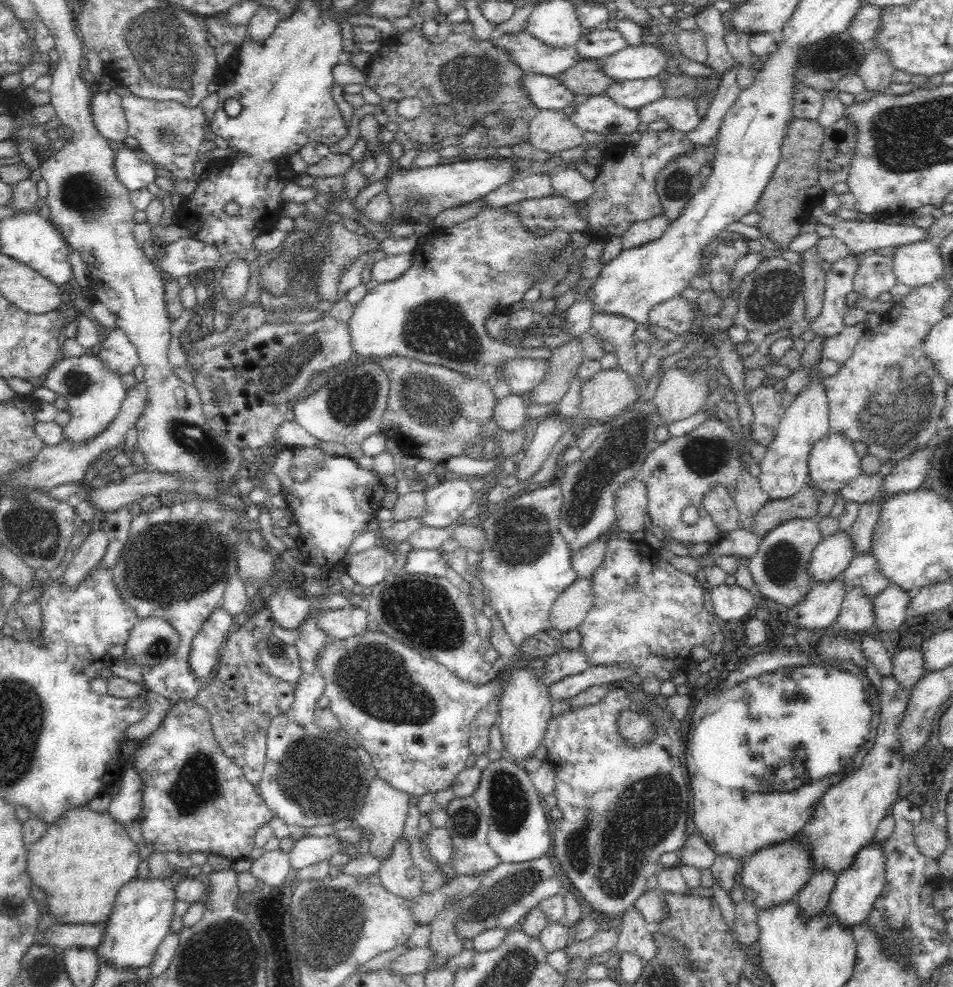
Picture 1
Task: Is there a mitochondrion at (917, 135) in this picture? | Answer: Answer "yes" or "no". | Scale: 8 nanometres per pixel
yes

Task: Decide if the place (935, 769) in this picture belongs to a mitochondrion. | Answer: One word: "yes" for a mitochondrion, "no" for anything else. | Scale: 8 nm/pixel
no

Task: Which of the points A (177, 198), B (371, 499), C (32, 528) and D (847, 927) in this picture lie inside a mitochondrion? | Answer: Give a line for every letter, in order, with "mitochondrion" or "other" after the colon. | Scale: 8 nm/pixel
A: other
B: other
C: mitochondrion
D: other

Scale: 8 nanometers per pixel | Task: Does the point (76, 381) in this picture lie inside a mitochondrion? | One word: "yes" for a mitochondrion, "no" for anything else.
yes

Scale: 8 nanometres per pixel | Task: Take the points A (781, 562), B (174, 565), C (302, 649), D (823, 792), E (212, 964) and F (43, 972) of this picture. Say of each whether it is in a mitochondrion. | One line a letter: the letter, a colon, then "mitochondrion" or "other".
A: mitochondrion
B: mitochondrion
C: other
D: other
E: mitochondrion
F: mitochondrion

